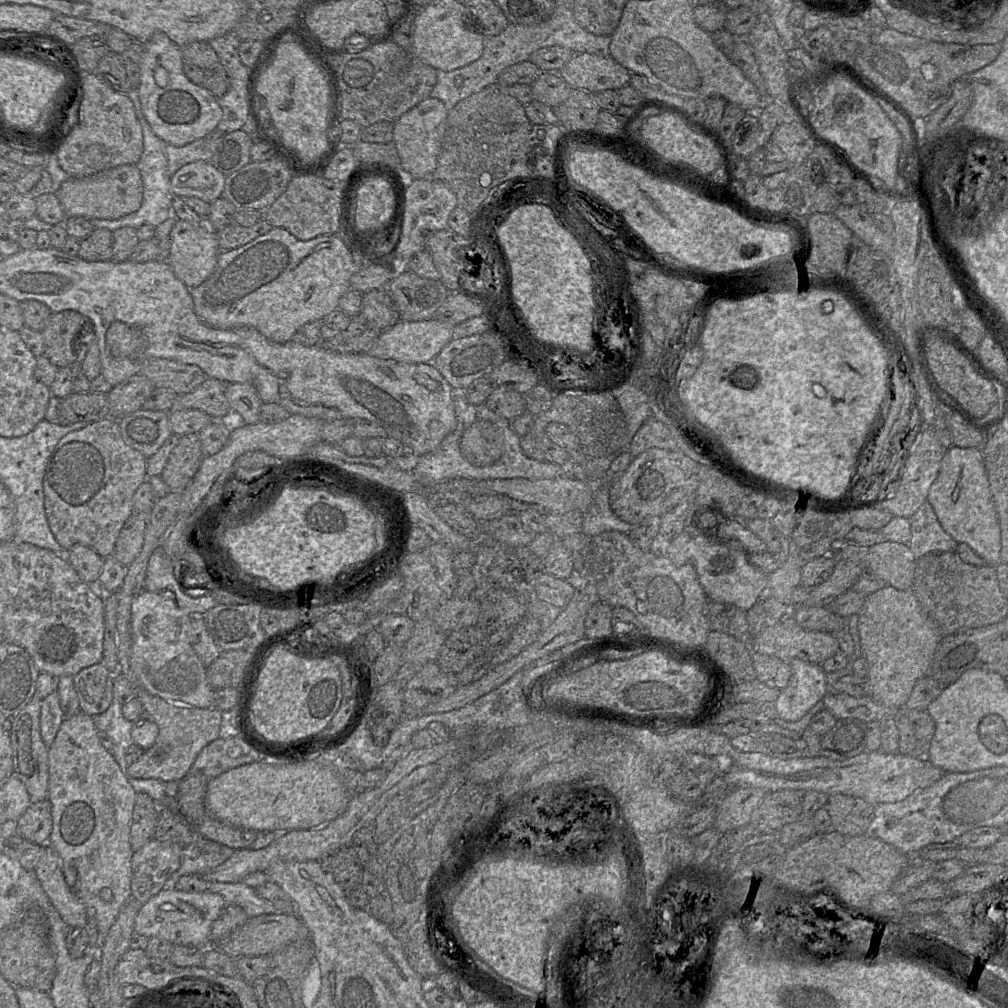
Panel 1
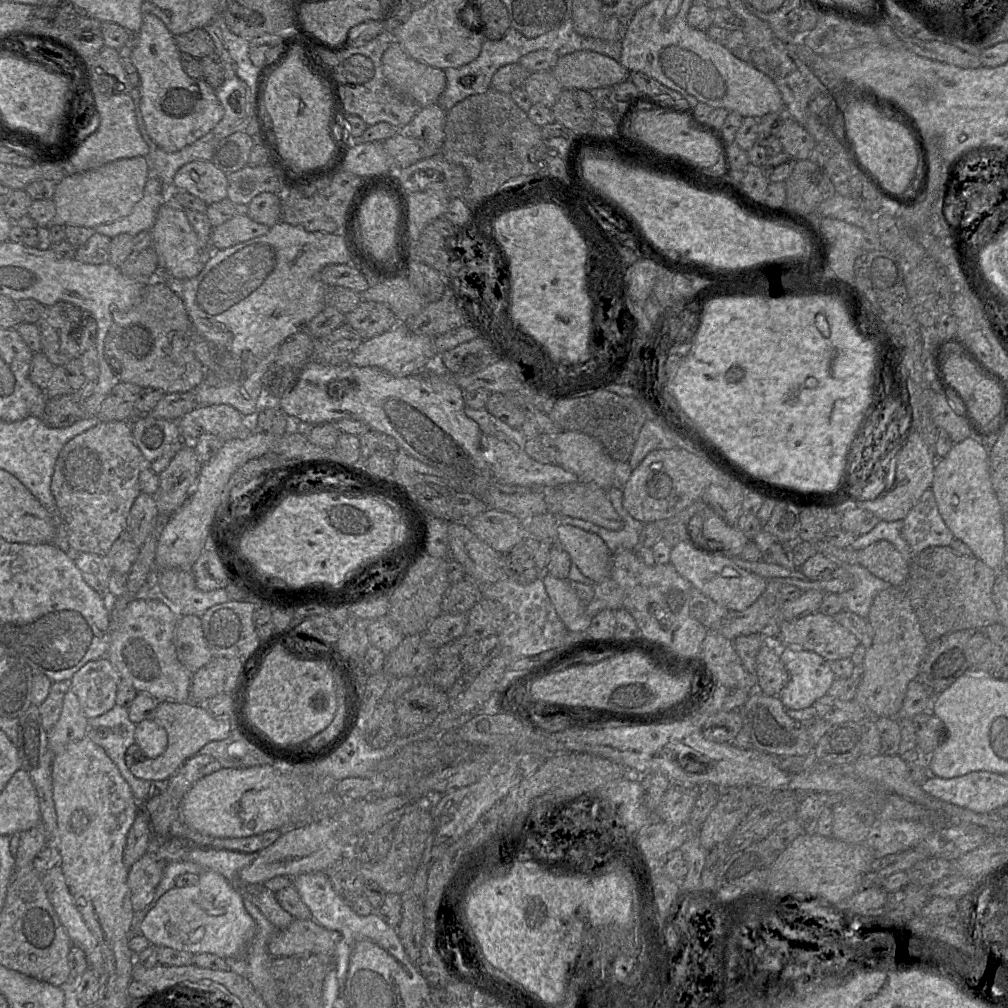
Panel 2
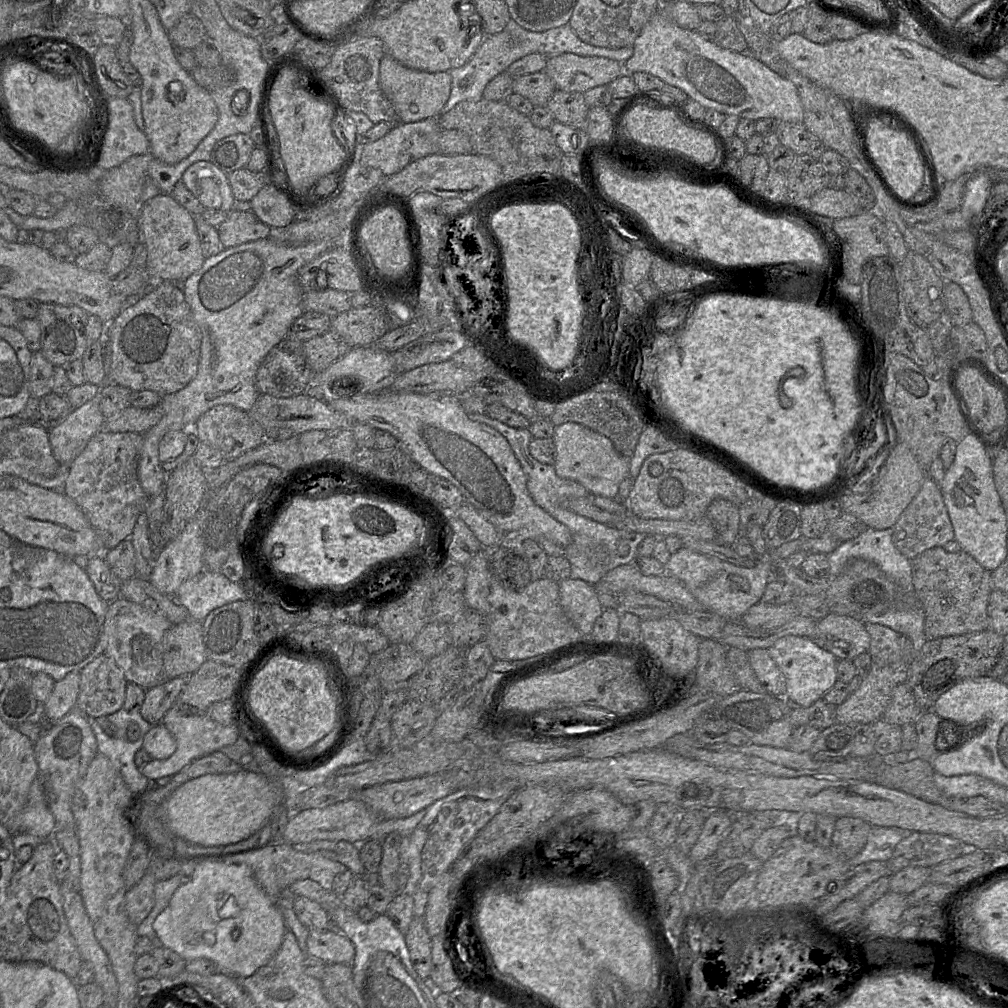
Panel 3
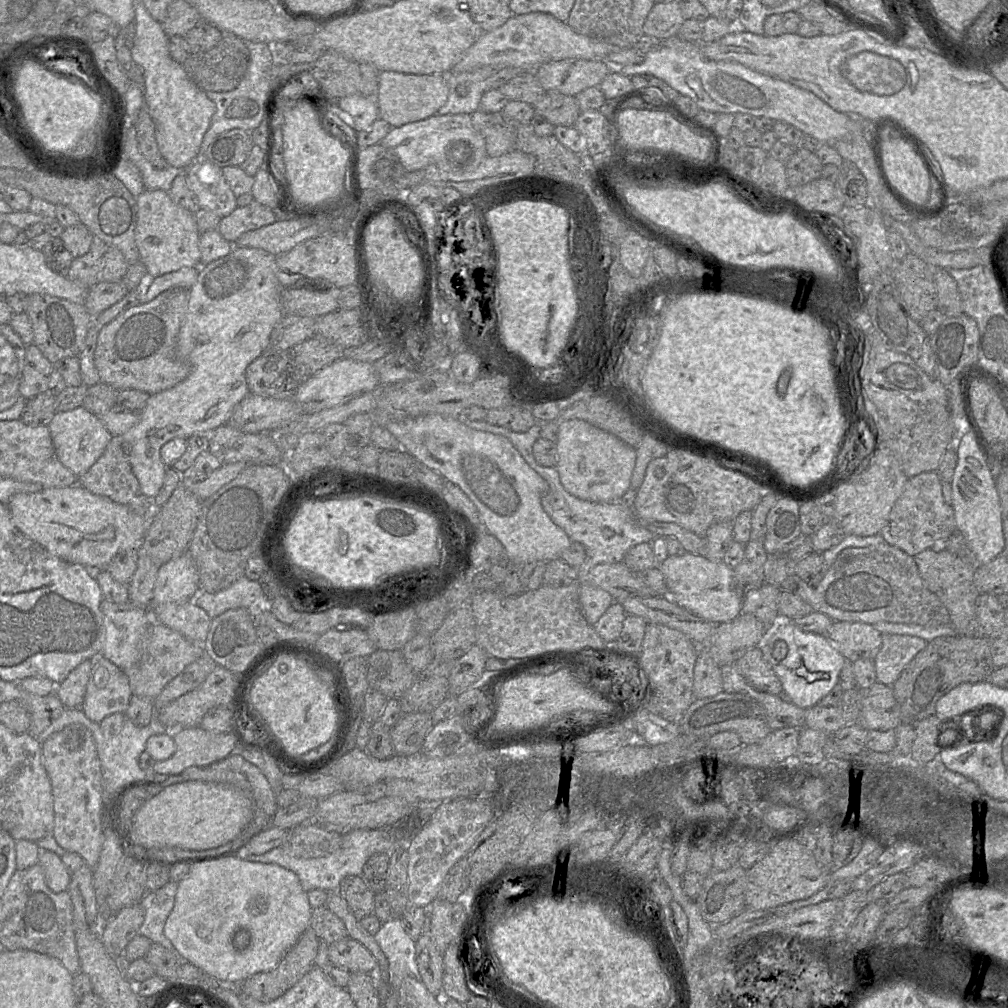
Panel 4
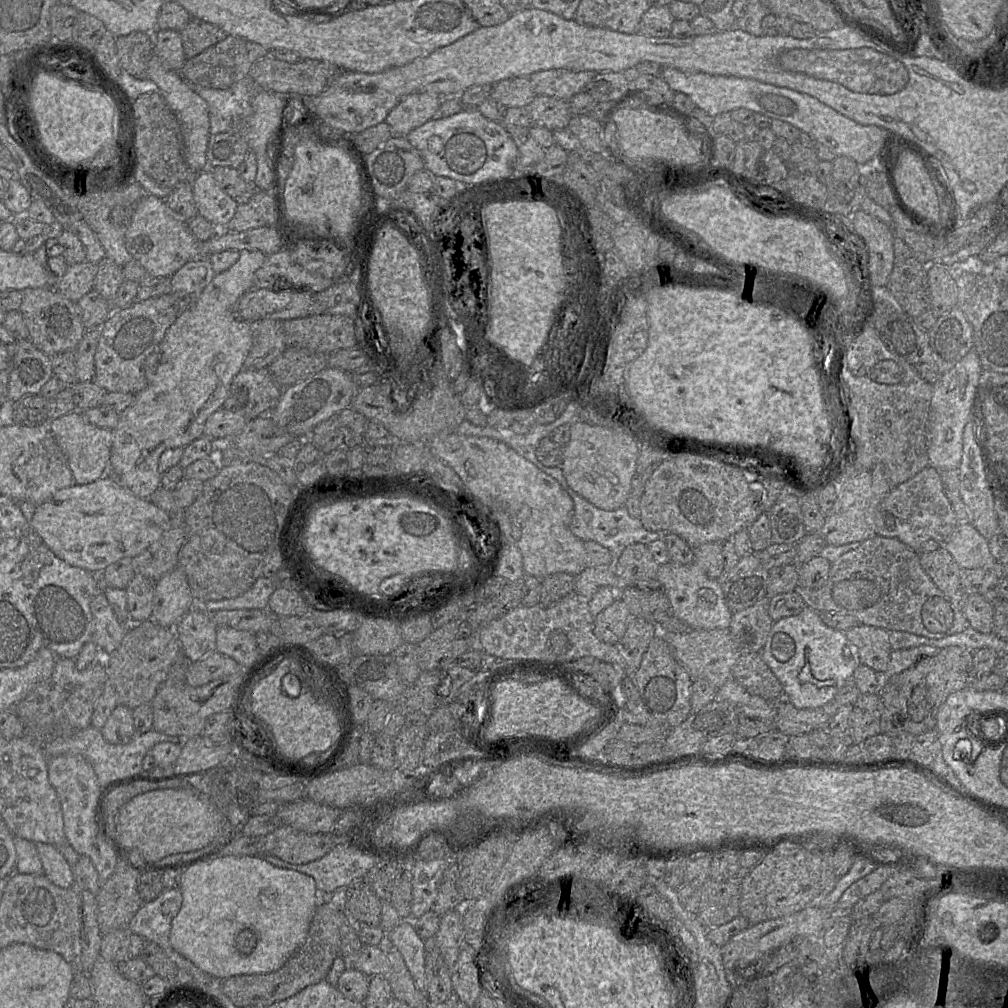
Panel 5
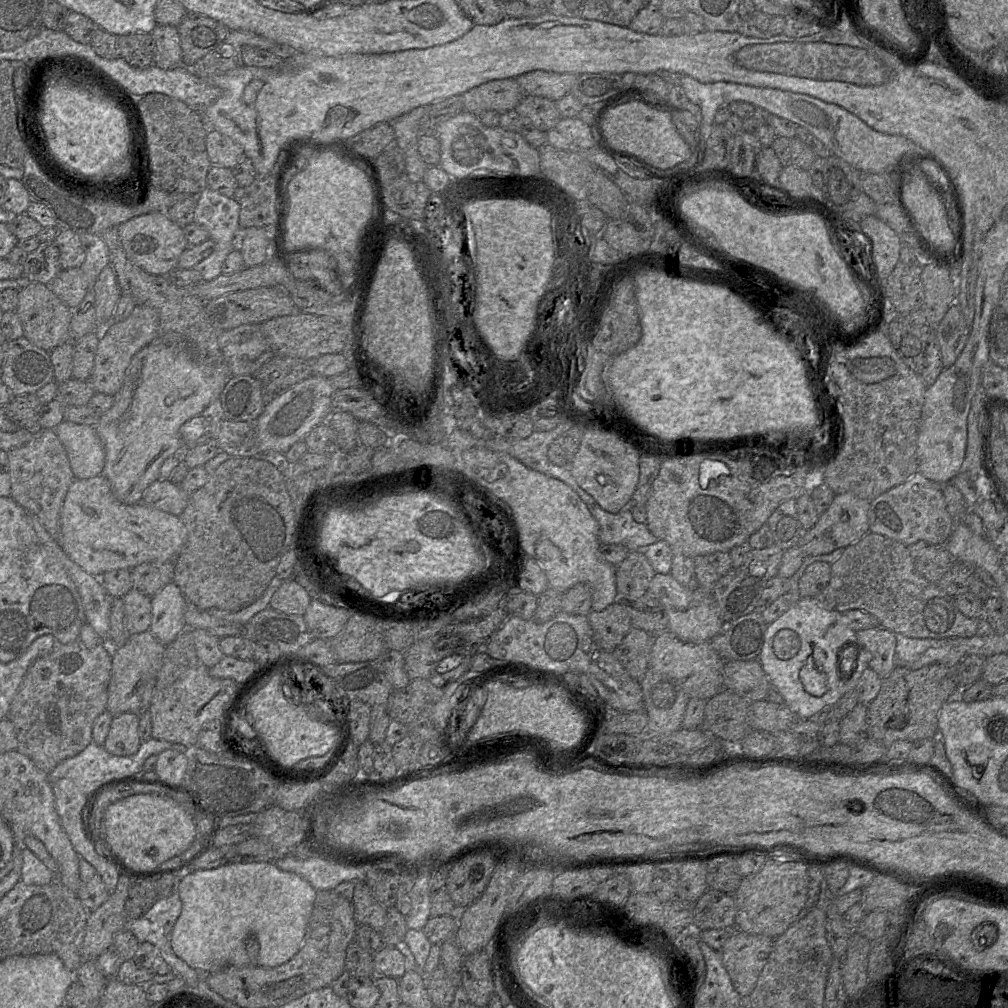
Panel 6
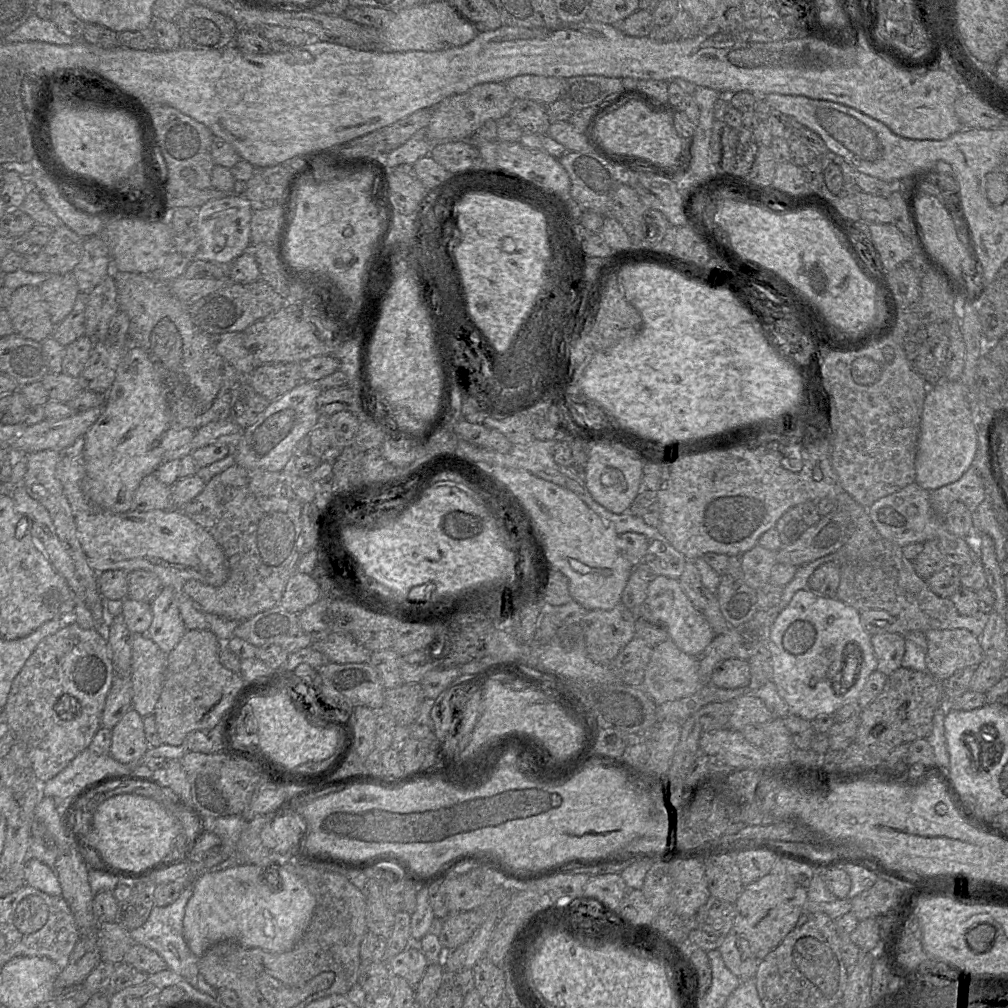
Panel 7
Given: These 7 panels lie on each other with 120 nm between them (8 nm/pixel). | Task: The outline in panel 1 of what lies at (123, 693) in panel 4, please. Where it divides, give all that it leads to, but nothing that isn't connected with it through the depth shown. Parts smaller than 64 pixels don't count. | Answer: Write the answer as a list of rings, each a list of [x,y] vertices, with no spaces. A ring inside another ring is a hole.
[[[102,663],[80,670],[74,686],[81,711],[90,716],[105,712],[113,701],[113,673]]]

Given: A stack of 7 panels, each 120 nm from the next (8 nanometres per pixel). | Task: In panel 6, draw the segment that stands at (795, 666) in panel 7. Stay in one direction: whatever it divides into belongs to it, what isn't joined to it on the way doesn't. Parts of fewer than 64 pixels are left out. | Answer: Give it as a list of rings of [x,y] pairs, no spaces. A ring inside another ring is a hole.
[[[800,598],[788,611],[768,624],[758,660],[771,686],[783,697],[784,704],[799,719],[810,719],[823,707],[834,706],[846,692],[856,688],[858,682],[854,682],[854,675],[857,670],[853,669],[856,665],[855,650],[845,657],[852,648],[852,645],[846,645],[856,642],[856,631],[842,623],[840,612],[823,608],[813,598]]]

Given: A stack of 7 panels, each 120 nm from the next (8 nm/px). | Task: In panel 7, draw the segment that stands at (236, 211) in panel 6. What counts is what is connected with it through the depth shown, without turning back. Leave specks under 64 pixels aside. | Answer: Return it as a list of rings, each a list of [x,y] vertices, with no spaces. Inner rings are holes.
[[[231,193],[224,198],[214,199],[206,202],[197,209],[196,233],[200,239],[200,250],[198,257],[193,259],[204,259],[222,264],[231,264],[238,256],[246,252],[250,247],[250,222],[253,210],[250,202],[243,196]]]

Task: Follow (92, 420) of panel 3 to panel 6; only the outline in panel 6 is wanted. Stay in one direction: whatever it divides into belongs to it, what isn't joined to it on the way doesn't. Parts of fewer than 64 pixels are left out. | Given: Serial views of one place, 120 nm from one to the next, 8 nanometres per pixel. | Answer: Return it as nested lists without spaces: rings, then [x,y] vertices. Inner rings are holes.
[[[63,420],[54,431],[67,453],[75,479],[101,475],[106,455],[95,427]]]

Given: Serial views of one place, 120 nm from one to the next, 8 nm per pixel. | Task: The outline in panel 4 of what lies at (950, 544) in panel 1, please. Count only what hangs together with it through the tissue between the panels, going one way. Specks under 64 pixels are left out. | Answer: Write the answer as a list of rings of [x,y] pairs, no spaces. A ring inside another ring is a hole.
[[[937,471],[922,472],[907,480],[902,494],[890,512],[887,524],[880,532],[887,543],[914,557],[923,550],[931,548],[937,540],[948,539],[956,531],[954,511],[943,497],[941,482]]]

